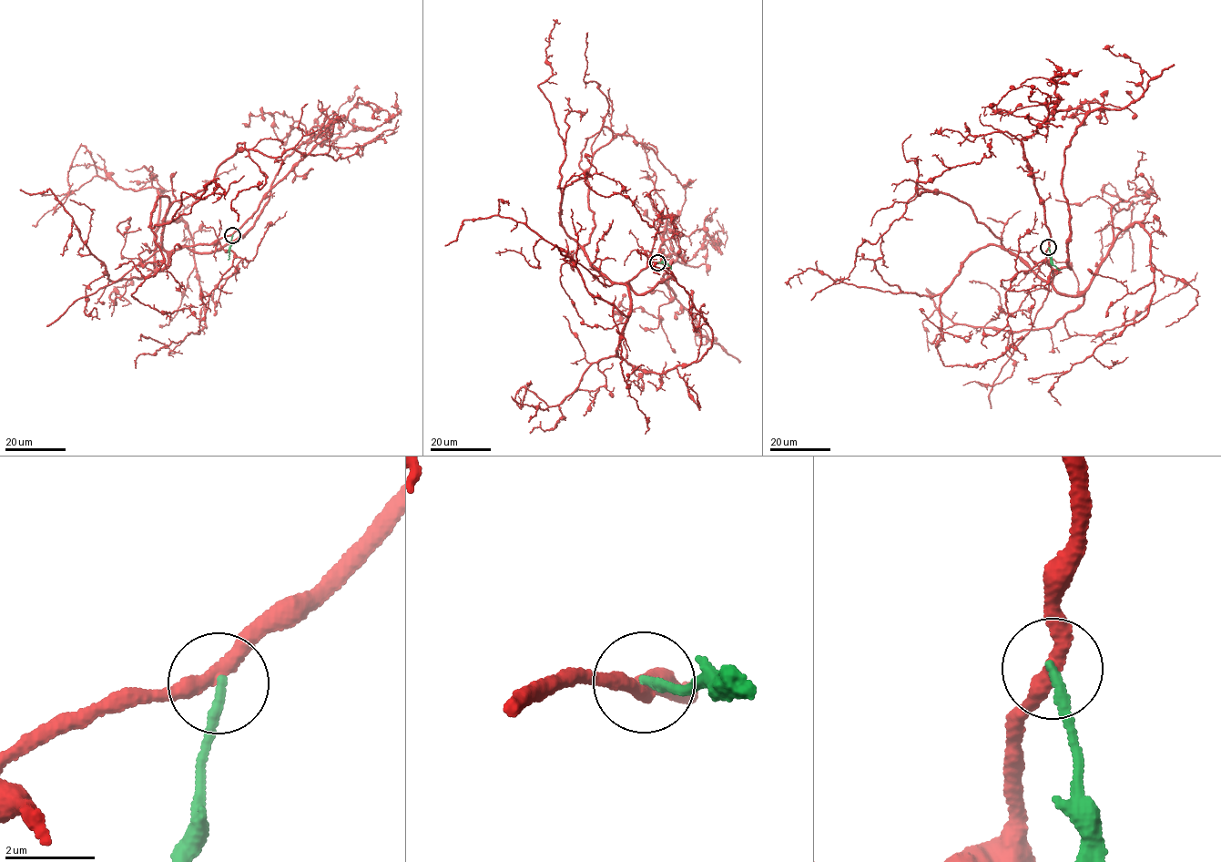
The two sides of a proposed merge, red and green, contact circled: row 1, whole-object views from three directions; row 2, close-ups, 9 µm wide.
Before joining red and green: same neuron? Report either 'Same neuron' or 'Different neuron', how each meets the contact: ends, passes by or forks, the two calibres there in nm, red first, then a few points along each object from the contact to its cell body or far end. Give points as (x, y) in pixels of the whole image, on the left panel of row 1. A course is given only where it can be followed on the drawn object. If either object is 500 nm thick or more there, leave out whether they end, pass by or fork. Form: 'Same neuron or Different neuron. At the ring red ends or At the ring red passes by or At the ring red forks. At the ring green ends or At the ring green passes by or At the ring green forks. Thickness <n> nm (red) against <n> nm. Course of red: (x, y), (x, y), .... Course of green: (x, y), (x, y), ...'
Different neuron. At the ring red passes by. At the ring green ends. Thickness 320 nm (red) against 220 nm. Course of red: (232, 234), (180, 247), (157, 271), (156, 230), (184, 221), (207, 325), (167, 345), (141, 334), (138, 340). Course of green: (232, 234), (228, 260)

